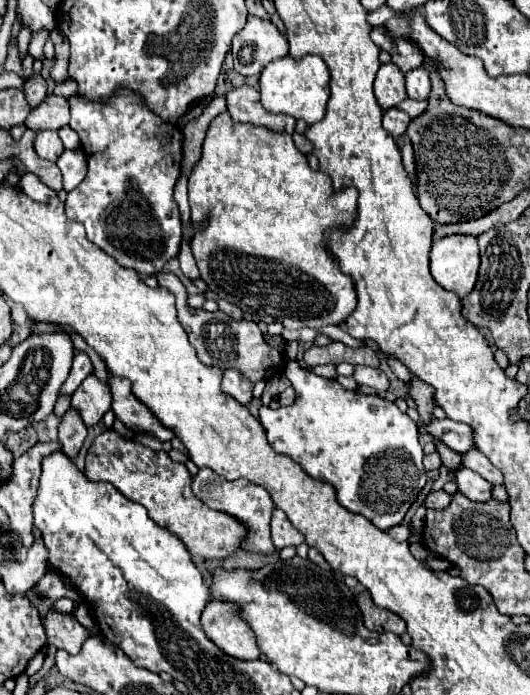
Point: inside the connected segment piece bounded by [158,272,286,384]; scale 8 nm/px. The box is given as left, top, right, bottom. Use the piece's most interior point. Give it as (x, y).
(241, 345)

